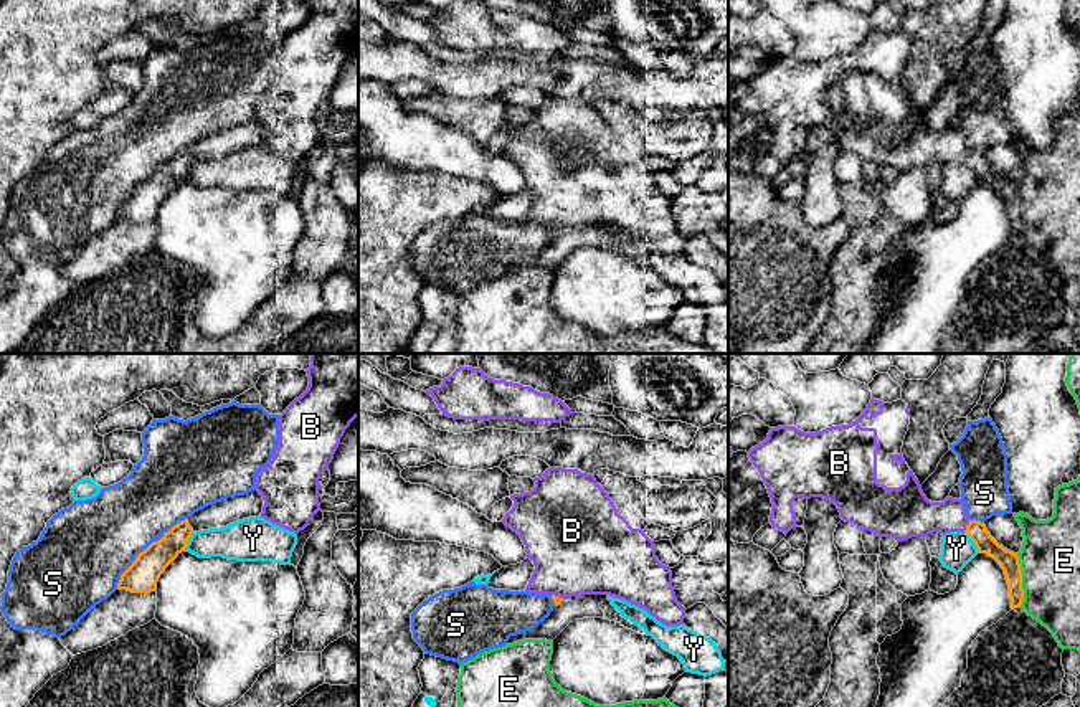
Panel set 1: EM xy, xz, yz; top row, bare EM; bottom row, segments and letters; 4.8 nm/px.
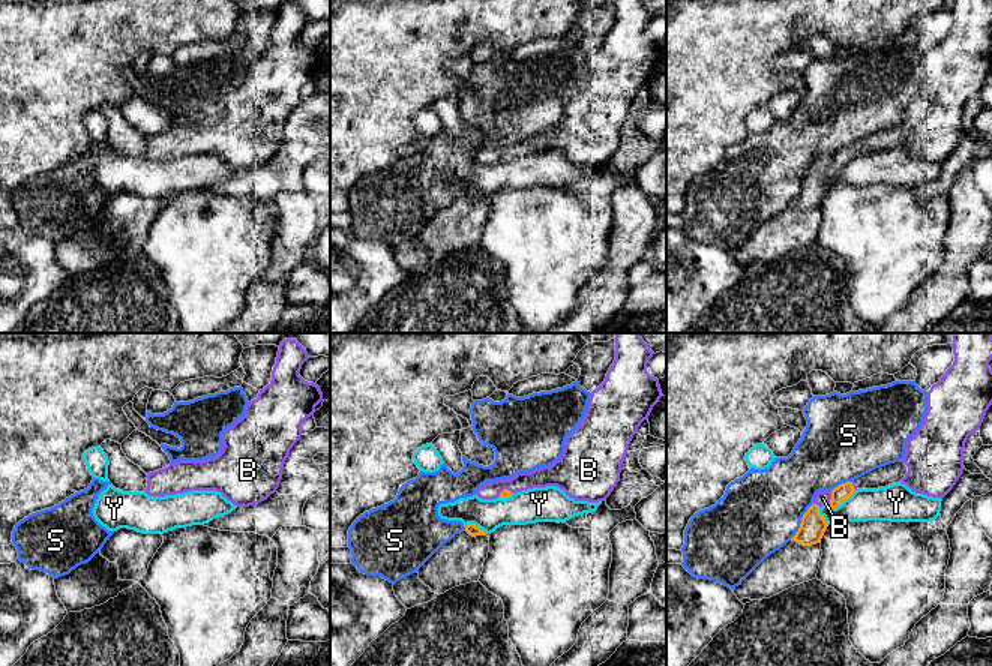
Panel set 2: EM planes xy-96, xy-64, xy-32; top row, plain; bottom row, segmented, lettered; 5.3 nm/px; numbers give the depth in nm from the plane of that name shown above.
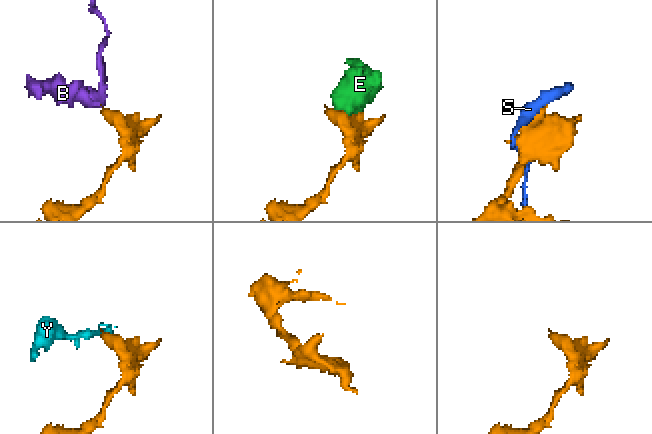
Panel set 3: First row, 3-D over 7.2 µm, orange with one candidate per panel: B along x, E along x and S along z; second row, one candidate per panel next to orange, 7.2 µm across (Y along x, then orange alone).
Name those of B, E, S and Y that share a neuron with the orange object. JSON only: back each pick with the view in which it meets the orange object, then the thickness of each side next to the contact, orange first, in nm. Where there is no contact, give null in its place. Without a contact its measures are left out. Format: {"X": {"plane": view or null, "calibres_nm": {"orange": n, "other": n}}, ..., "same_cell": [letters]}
{"B": {"plane": "yz", "calibres_nm": {"orange": 100, "other": 200}}, "same_cell": ["B"]}

